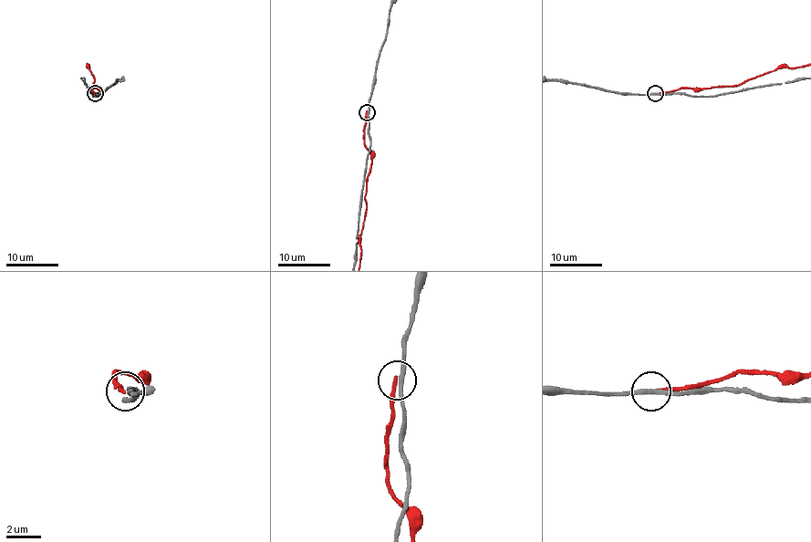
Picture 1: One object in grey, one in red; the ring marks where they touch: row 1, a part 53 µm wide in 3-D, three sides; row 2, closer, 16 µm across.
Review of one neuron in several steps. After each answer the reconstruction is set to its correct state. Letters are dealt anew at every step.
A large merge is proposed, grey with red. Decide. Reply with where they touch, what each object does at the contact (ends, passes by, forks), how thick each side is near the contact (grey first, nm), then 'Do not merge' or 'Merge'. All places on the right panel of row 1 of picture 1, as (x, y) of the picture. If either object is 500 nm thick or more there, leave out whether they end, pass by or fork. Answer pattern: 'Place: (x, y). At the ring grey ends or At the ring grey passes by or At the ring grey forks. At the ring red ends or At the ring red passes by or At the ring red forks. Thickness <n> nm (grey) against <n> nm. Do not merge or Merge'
Place: (655, 93). At the ring grey passes by. At the ring red ends. Thickness 240 nm (grey) against 240 nm. Do not merge

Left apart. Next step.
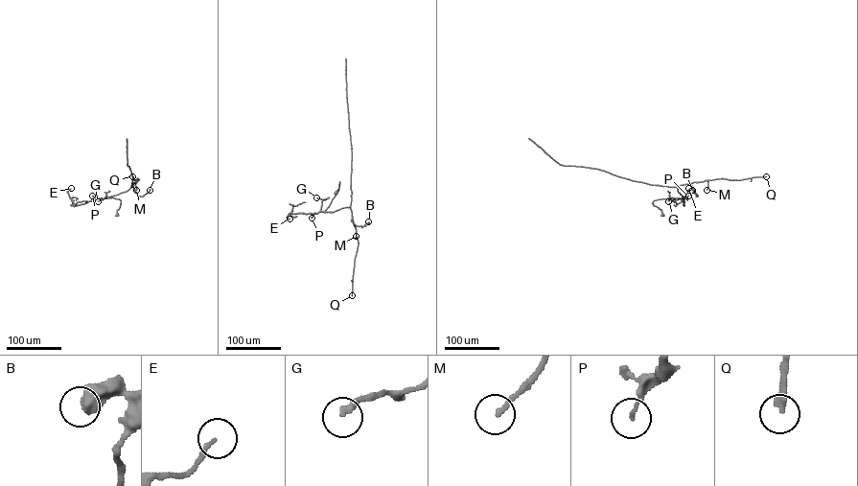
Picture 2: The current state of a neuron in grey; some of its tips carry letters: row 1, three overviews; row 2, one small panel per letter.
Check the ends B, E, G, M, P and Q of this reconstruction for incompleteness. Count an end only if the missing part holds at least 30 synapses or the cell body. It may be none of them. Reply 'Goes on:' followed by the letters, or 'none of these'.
Goes on: Q

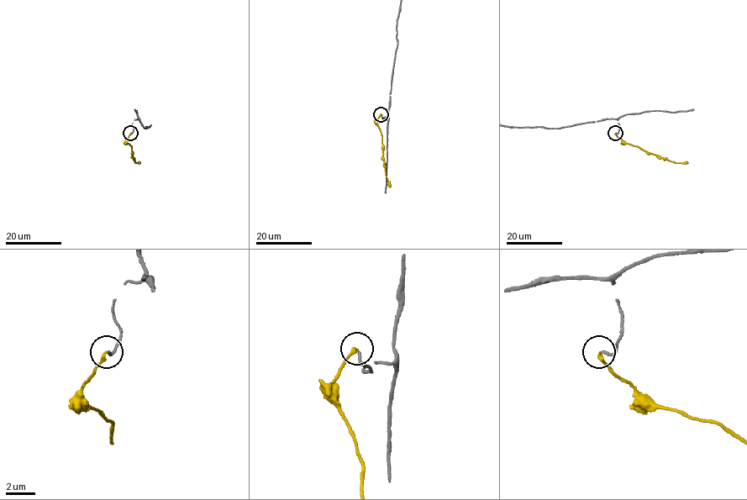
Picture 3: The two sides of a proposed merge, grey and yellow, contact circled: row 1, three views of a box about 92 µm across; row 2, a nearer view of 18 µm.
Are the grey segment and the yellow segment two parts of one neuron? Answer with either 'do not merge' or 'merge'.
merge

